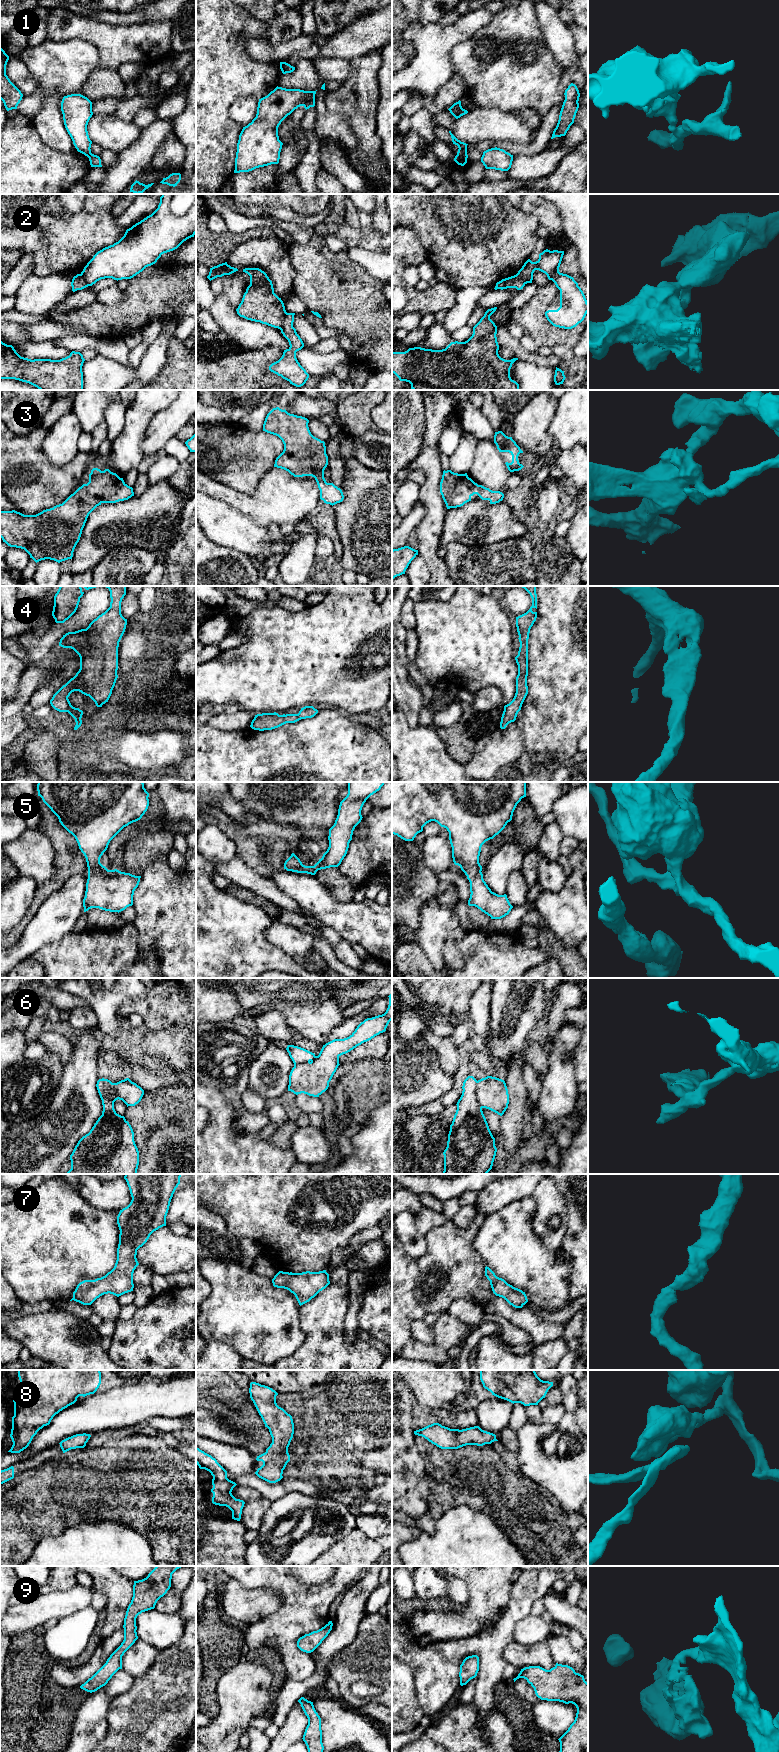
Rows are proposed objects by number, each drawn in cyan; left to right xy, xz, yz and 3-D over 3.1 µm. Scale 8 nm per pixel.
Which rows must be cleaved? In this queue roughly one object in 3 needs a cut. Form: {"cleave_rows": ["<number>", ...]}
{"cleave_rows": ["1", "2", "6"]}

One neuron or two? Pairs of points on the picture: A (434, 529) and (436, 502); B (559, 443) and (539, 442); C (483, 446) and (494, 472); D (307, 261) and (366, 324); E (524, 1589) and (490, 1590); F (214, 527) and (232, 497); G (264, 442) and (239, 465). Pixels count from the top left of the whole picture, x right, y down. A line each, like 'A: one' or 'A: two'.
A: one
B: two
C: one
D: one
E: two
F: two
G: one

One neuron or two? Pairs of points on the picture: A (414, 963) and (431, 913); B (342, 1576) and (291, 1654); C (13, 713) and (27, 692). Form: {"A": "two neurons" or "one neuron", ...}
{"A": "two neurons", "B": "one neuron", "C": "one neuron"}

